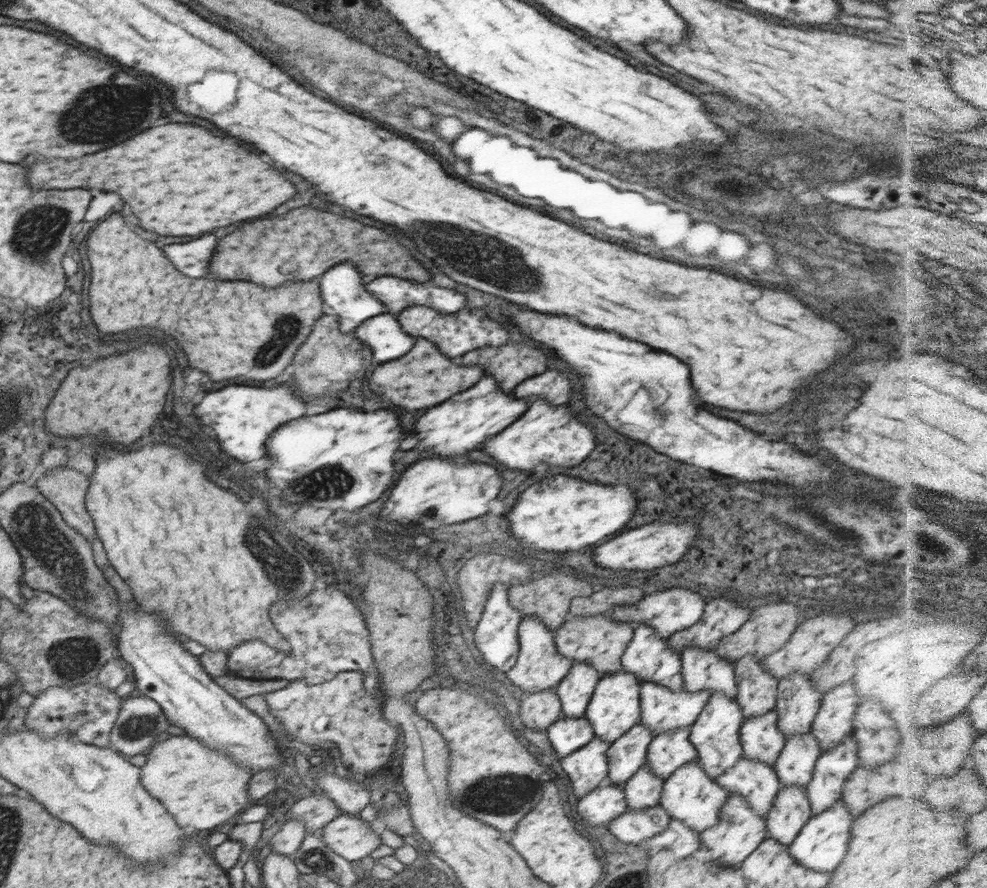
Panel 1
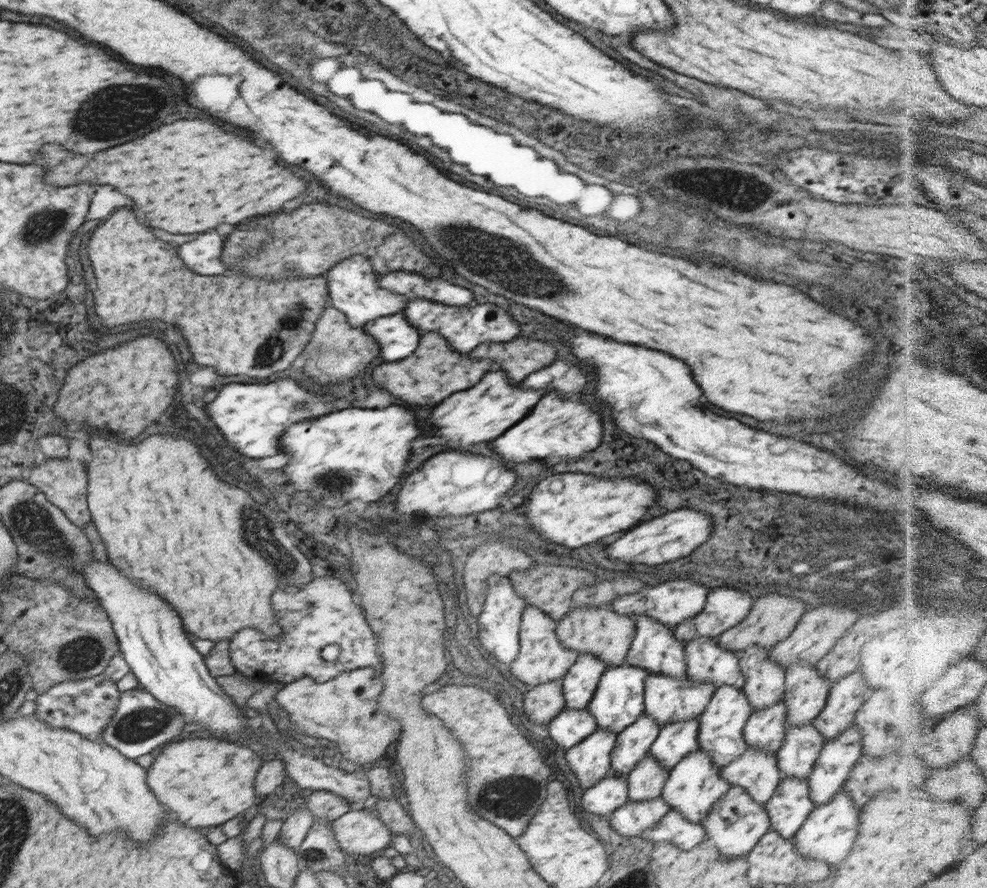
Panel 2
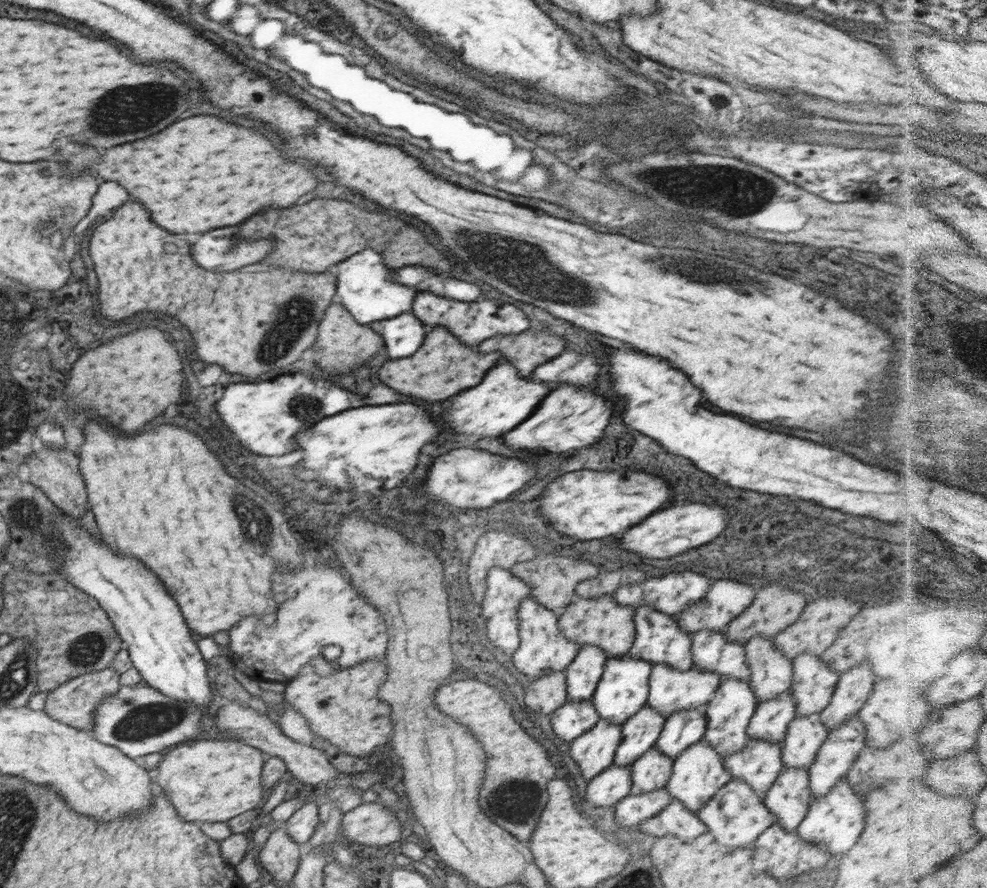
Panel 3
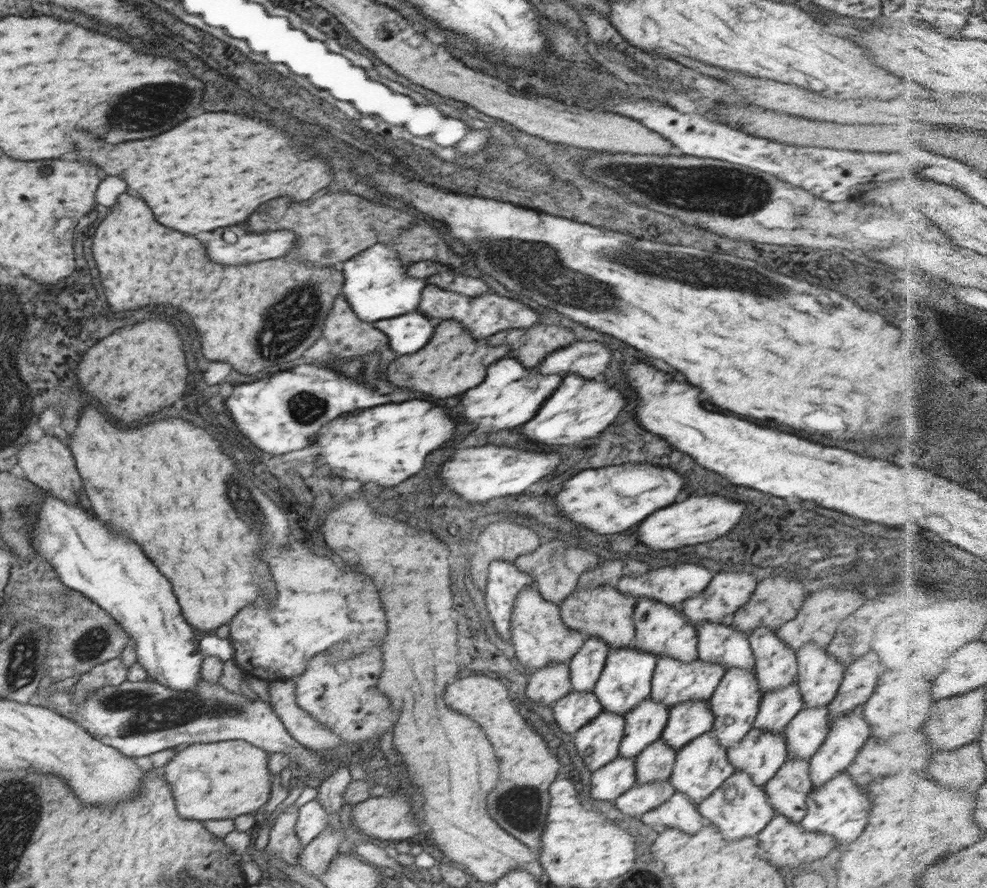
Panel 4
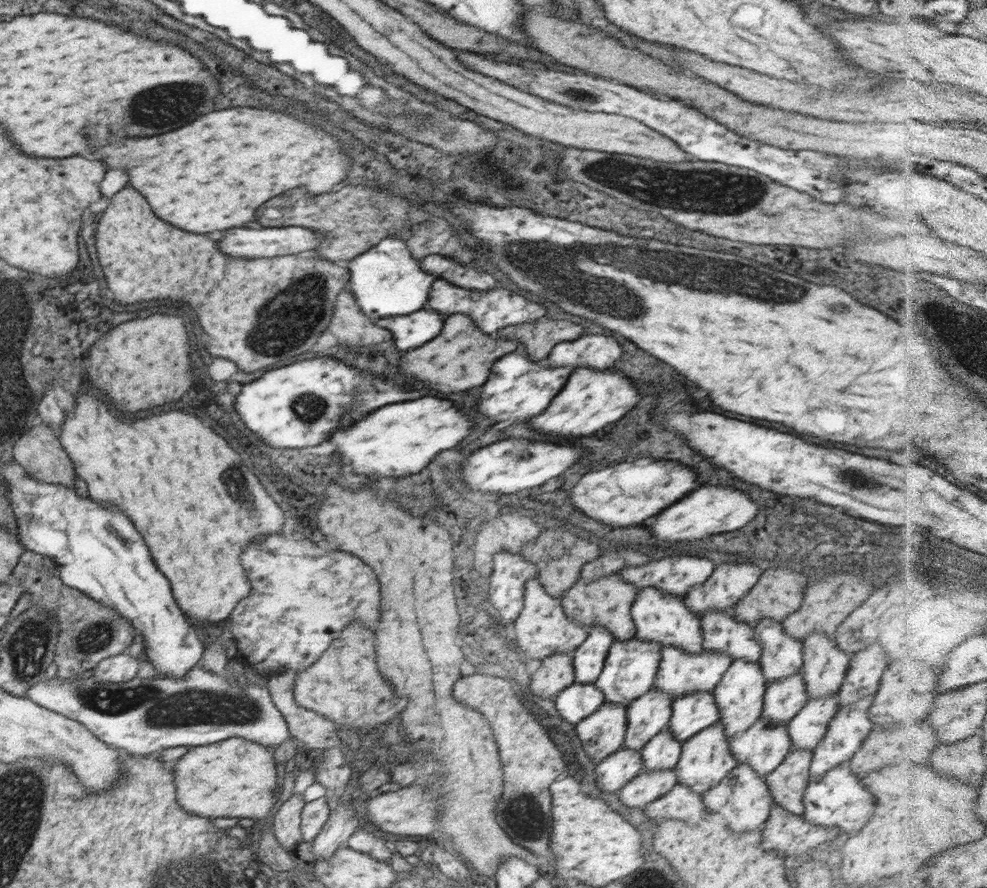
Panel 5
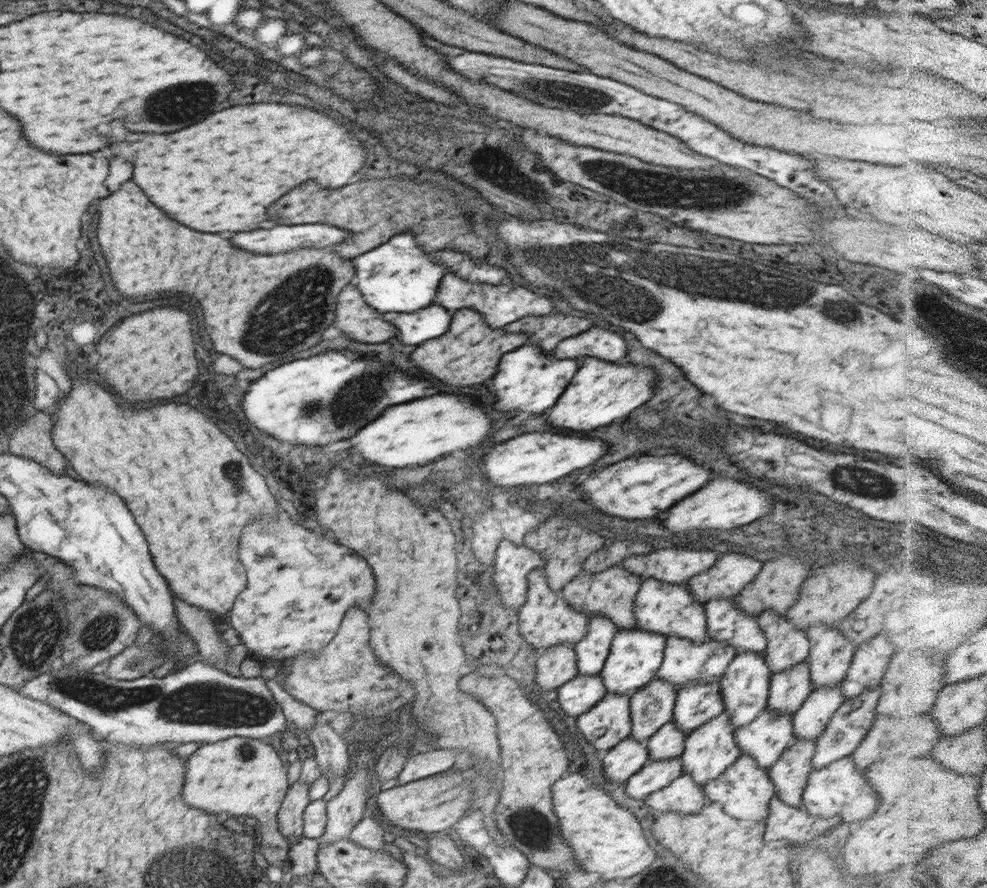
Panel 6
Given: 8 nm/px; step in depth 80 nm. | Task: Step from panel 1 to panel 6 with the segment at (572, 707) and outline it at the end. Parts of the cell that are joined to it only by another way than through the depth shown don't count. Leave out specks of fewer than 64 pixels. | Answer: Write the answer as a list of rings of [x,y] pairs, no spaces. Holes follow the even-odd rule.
[[[602,615],[590,618],[587,633],[574,647],[578,658],[578,675],[599,674],[609,656],[611,642],[617,631],[616,626]]]

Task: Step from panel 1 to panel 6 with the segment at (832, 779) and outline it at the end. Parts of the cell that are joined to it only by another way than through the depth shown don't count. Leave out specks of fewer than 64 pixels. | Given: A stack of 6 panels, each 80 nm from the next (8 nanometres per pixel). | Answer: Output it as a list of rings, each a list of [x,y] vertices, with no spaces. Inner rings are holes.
[[[877,686],[854,698],[848,698],[842,703],[842,706],[832,715],[824,733],[814,742],[815,753],[811,760],[813,769],[822,769],[836,760],[851,756],[856,747],[862,742],[862,739],[867,736],[867,733],[874,726],[872,724],[874,722],[874,708],[876,708],[880,695],[881,687]]]

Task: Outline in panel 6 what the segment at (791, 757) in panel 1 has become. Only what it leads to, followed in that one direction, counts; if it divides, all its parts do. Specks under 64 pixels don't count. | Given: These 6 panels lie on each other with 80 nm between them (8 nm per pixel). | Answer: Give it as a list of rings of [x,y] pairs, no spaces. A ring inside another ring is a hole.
[[[840,685],[823,686],[808,695],[791,718],[795,737],[815,742],[824,733],[832,715],[846,700],[841,690]]]

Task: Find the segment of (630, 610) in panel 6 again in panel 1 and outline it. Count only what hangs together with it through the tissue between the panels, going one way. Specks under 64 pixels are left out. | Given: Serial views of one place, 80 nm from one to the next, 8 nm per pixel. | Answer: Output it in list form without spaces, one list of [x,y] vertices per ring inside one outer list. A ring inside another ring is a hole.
[[[606,614],[594,617],[569,616],[568,620],[555,630],[554,642],[558,655],[570,659],[573,663],[593,666],[604,676],[622,670],[622,654],[632,640],[634,631],[630,624],[612,621]]]

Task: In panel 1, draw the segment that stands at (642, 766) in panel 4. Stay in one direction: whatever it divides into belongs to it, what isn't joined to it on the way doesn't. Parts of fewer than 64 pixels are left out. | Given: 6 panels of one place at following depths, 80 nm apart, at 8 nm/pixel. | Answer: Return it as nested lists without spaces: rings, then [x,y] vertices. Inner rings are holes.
[[[647,764],[628,779],[623,787],[631,810],[644,810],[659,804],[664,780],[656,776]]]

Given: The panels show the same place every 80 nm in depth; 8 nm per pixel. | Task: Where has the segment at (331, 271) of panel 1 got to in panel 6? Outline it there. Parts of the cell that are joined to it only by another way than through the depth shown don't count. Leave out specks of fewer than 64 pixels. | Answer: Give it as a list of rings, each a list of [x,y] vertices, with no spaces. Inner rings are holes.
[[[416,232],[400,233],[351,259],[355,268],[354,285],[366,304],[382,315],[386,312],[414,312],[434,304],[439,282],[448,273],[446,265],[434,263],[432,256],[417,245]]]

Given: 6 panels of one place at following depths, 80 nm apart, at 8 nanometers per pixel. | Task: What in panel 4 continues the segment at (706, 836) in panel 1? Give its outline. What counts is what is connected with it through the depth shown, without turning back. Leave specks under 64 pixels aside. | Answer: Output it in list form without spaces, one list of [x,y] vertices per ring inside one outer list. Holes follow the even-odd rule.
[[[741,770],[729,776],[697,806],[707,824],[713,824],[724,840],[740,840],[756,836],[775,817],[776,812],[768,802],[764,787],[756,787],[752,777]],[[732,822],[732,824],[730,824]],[[728,824],[732,828],[728,828]]]

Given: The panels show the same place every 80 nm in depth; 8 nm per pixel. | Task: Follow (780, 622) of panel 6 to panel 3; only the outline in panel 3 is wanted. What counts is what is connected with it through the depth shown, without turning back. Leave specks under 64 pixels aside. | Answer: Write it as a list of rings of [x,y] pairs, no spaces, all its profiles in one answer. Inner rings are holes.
[[[757,634],[749,639],[745,648],[746,665],[751,672],[748,681],[758,703],[790,690],[792,661],[774,647],[772,639]]]

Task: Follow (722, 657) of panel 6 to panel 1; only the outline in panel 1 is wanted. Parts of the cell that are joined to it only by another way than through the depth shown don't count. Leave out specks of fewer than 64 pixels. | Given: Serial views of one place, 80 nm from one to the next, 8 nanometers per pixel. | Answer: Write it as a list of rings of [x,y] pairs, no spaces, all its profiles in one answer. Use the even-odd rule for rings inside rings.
[[[653,682],[641,683],[639,694],[640,699],[640,724],[650,729],[654,737],[668,731],[691,727],[696,722],[698,715],[702,712],[712,692],[701,690],[700,692],[688,692],[687,690],[675,690],[672,692],[665,686],[654,684]]]

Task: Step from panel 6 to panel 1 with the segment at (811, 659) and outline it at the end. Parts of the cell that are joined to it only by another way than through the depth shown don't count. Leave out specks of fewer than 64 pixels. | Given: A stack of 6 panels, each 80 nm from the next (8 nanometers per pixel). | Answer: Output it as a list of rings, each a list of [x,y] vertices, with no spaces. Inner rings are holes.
[[[792,672],[778,683],[775,711],[778,731],[788,739],[811,731],[823,693],[813,687],[810,675]]]

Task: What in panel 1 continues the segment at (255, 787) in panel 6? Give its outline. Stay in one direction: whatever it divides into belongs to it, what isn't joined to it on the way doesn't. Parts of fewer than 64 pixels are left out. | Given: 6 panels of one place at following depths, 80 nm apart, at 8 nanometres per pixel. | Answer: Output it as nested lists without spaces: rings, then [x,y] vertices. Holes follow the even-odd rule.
[[[173,736],[160,742],[155,742],[150,747],[150,752],[145,756],[146,762],[141,766],[142,786],[166,807],[174,820],[185,830],[196,833],[200,830],[210,830],[218,824],[227,822],[232,816],[246,809],[252,804],[249,797],[249,780],[254,772],[239,764],[227,754],[213,748],[204,746],[194,737]]]

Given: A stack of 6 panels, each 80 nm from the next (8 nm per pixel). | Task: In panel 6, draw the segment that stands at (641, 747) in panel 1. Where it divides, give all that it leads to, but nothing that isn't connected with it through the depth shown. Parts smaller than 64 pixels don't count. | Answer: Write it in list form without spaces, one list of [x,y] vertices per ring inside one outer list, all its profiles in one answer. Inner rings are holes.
[[[658,676],[631,694],[629,707],[634,740],[647,740],[673,720],[677,690]]]

